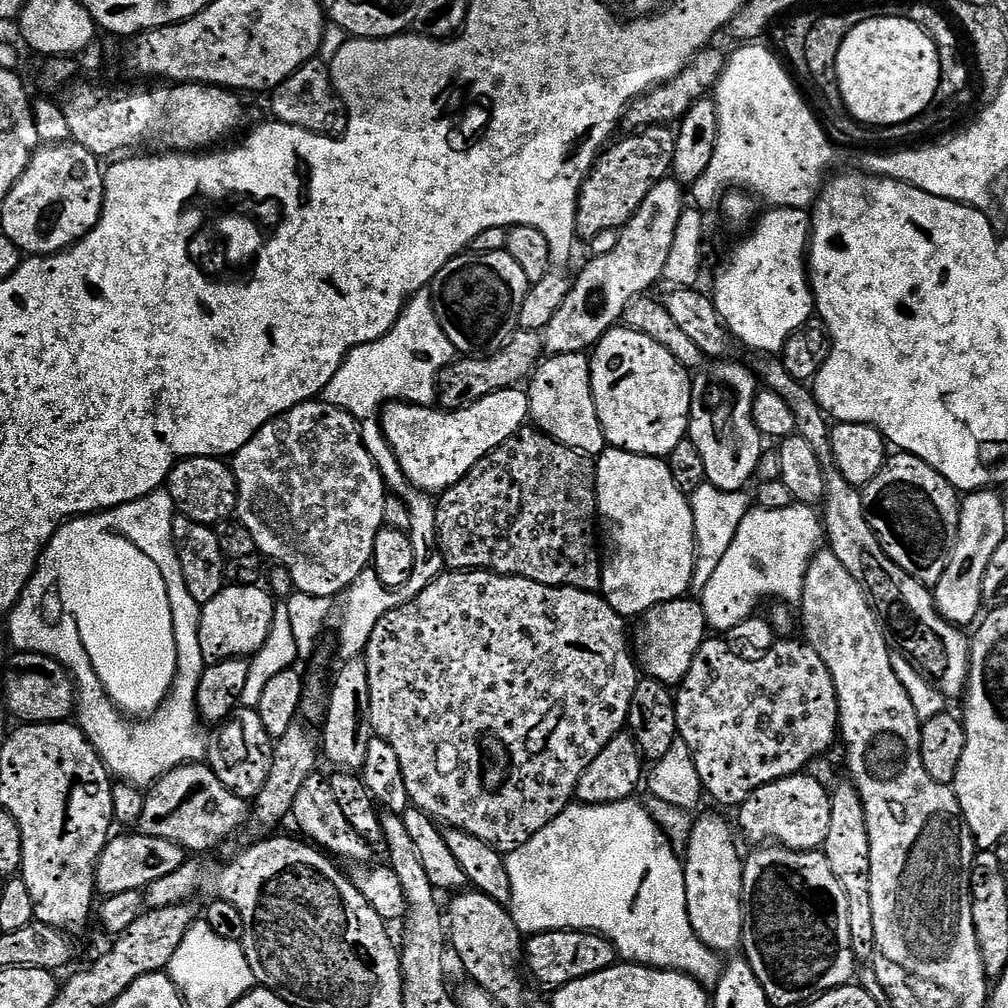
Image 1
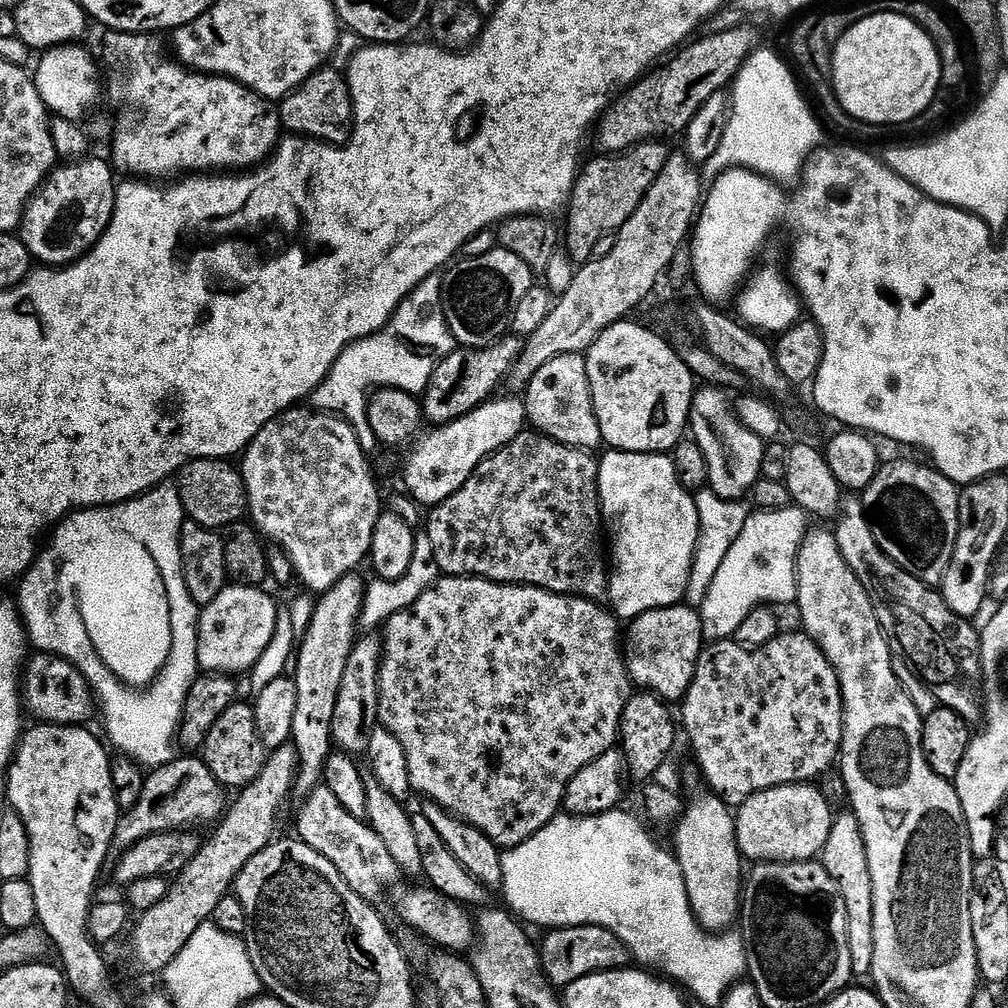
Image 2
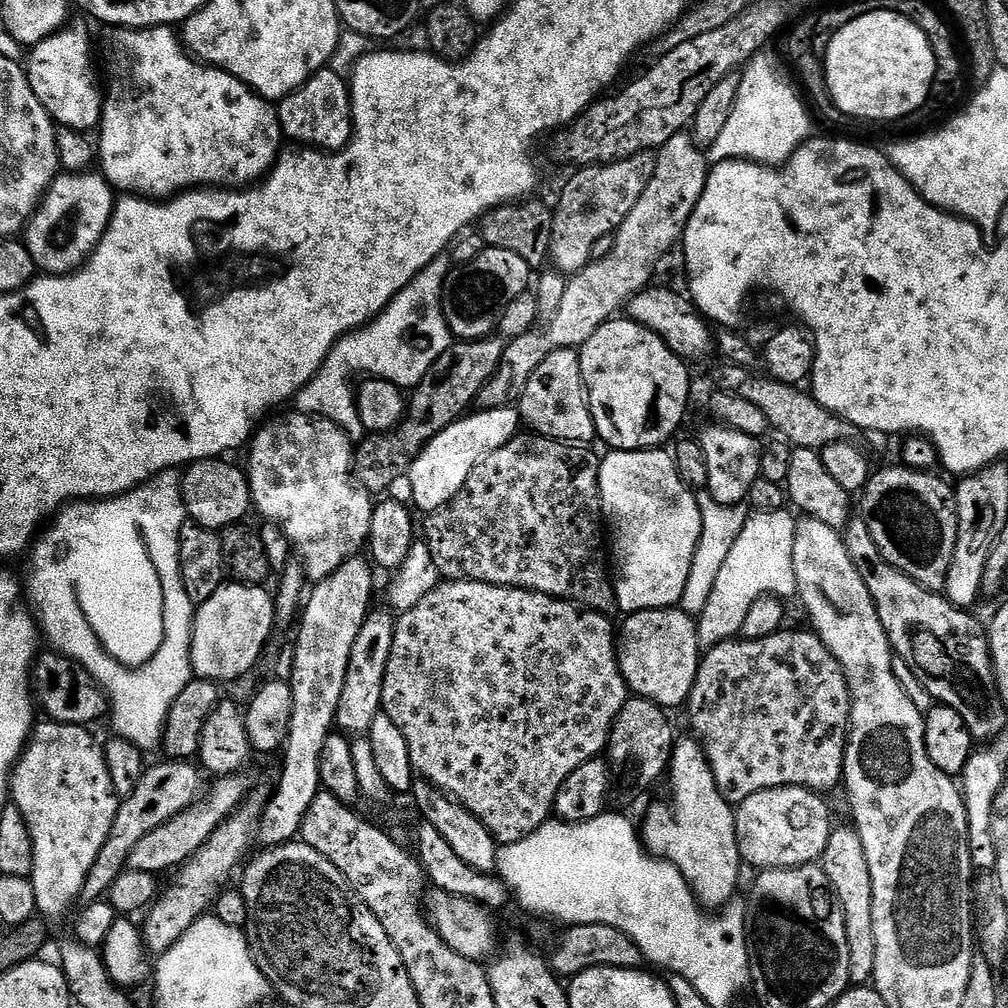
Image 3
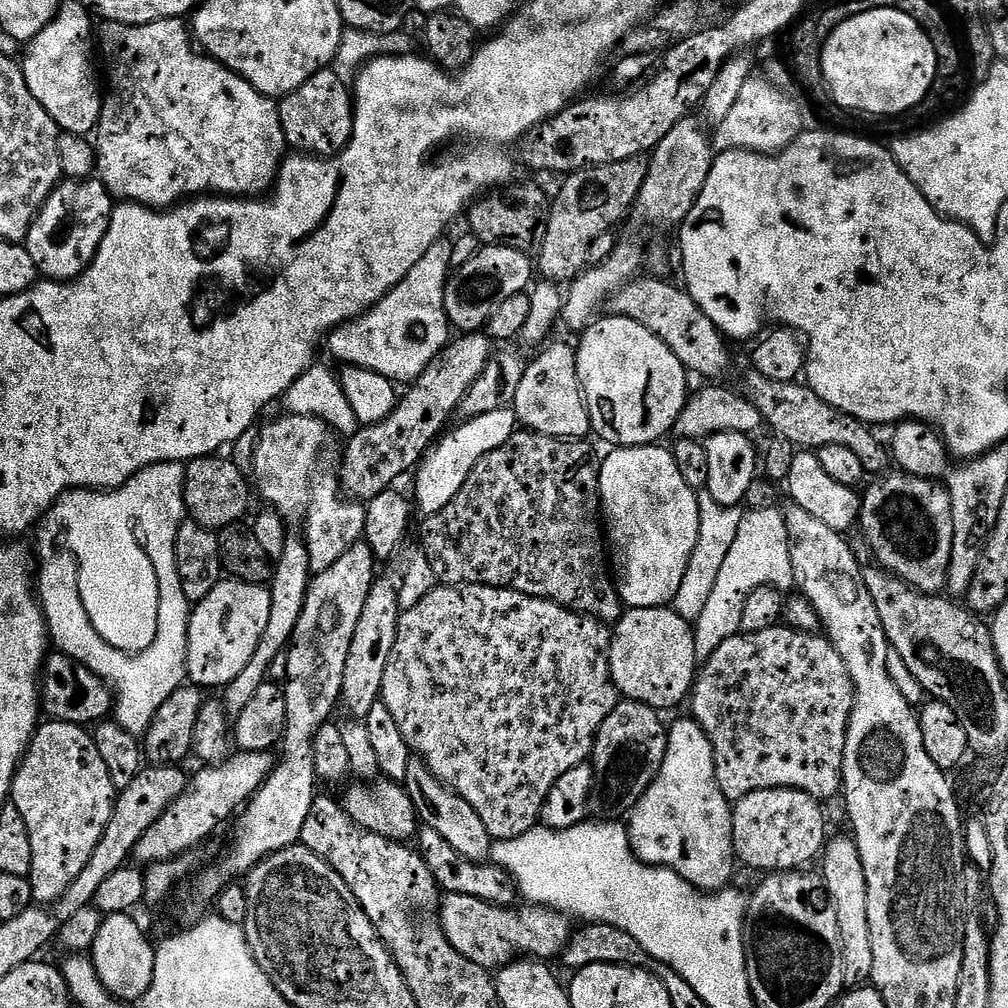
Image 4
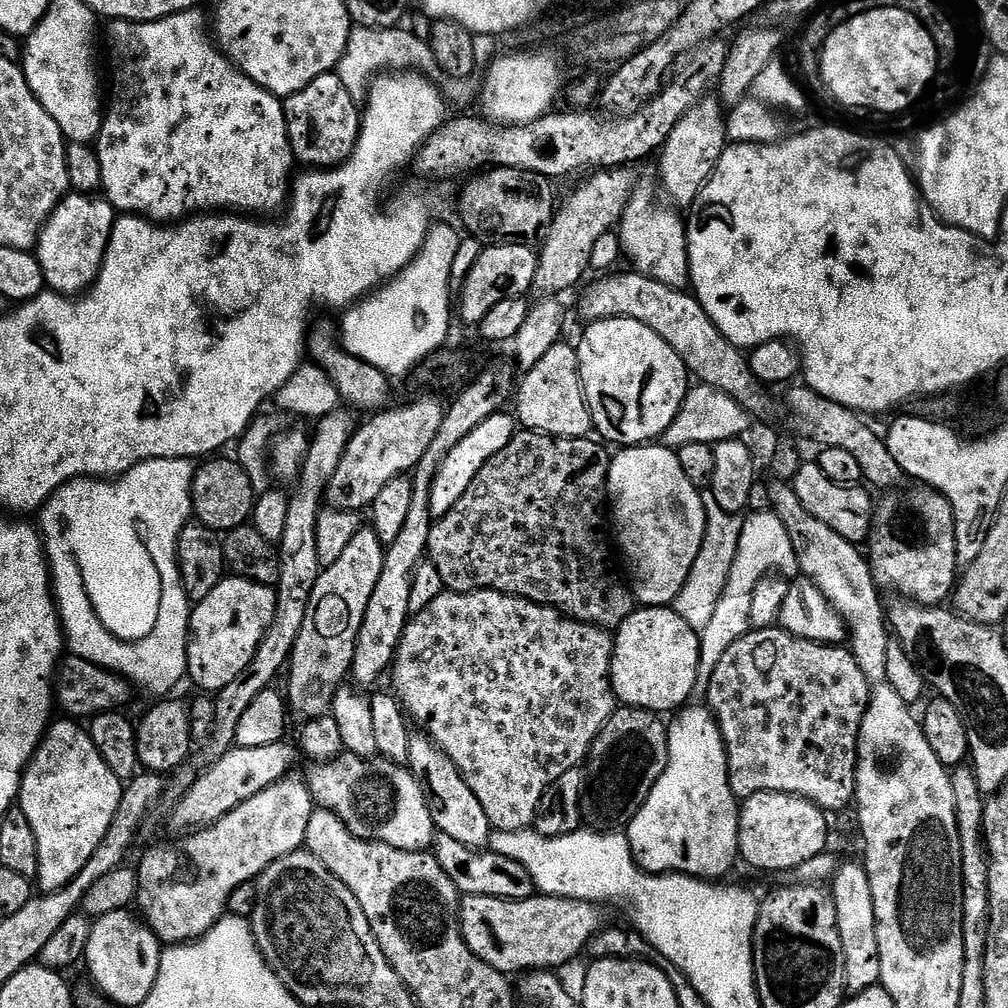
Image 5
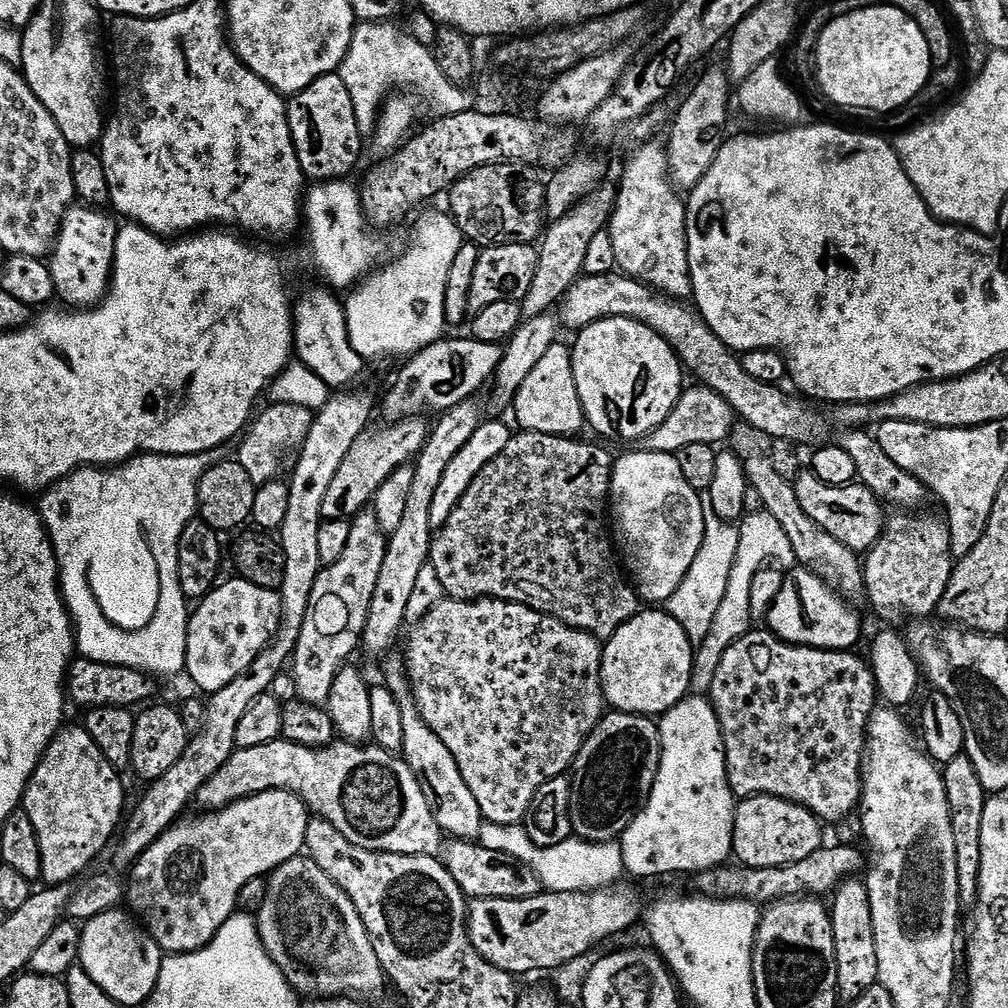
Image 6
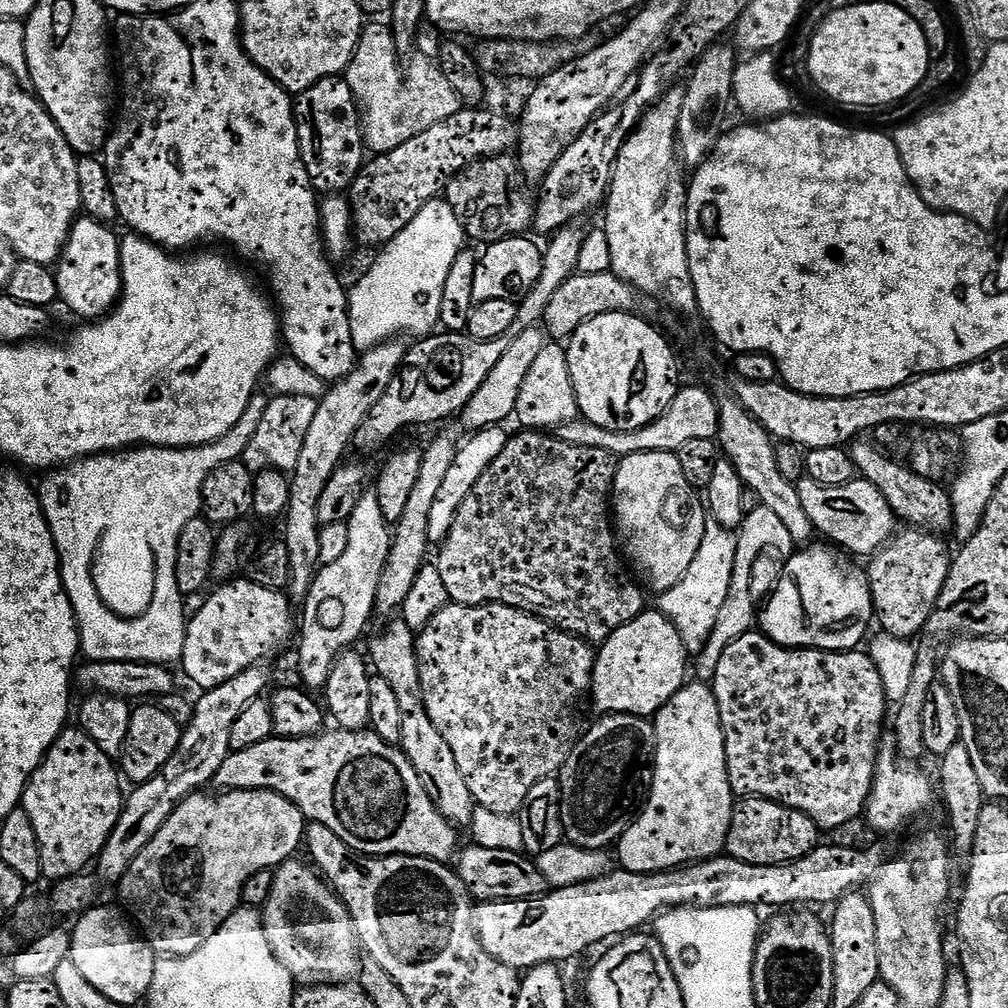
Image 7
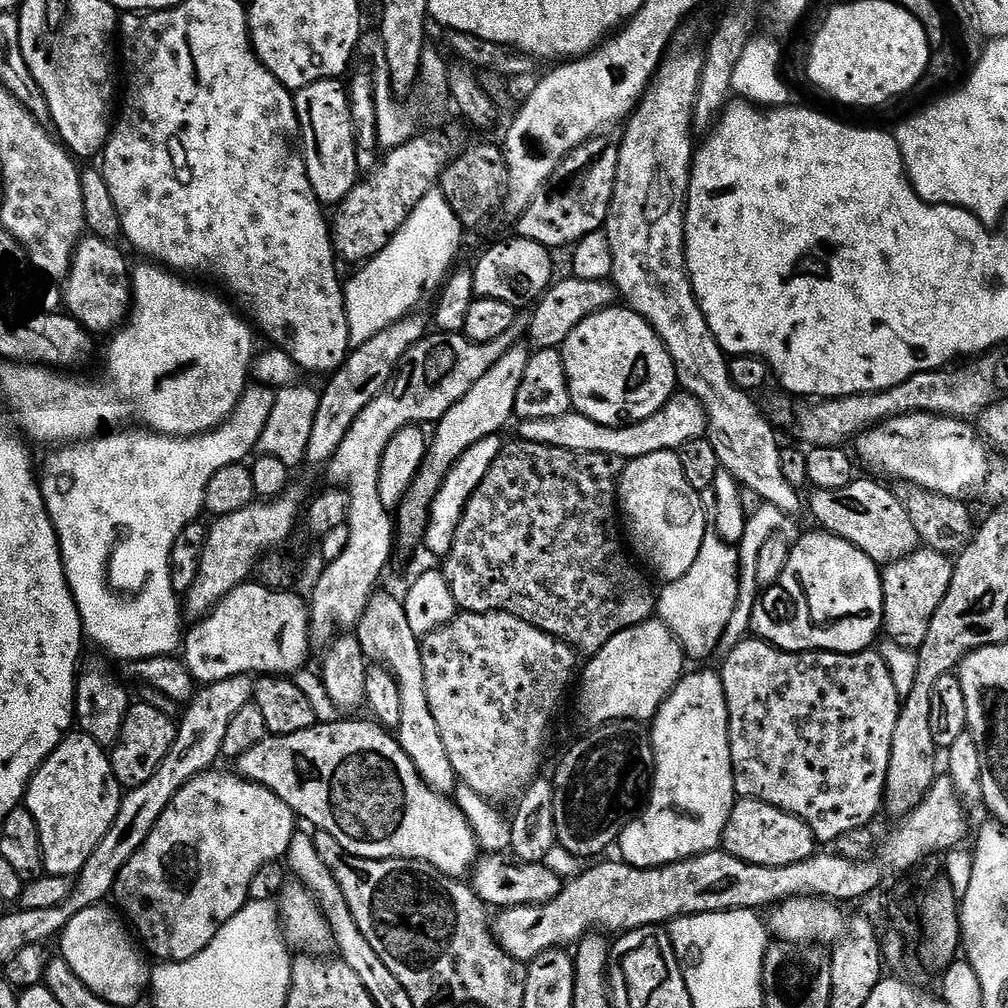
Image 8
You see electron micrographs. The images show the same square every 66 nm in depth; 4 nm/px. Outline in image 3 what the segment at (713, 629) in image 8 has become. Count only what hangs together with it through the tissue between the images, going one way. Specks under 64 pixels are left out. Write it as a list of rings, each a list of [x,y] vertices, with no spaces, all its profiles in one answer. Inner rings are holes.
[[[707,490],[701,491],[696,501],[702,514],[702,534],[694,550],[690,578],[686,578],[686,590],[682,590],[682,598],[678,605],[687,616],[693,618],[698,618],[702,610],[706,610],[706,602],[710,602],[710,590],[714,590],[714,582],[726,562],[726,554],[730,554],[734,542],[738,542],[738,534],[742,534],[742,526],[748,521],[750,515],[747,503],[723,504],[715,500]]]

